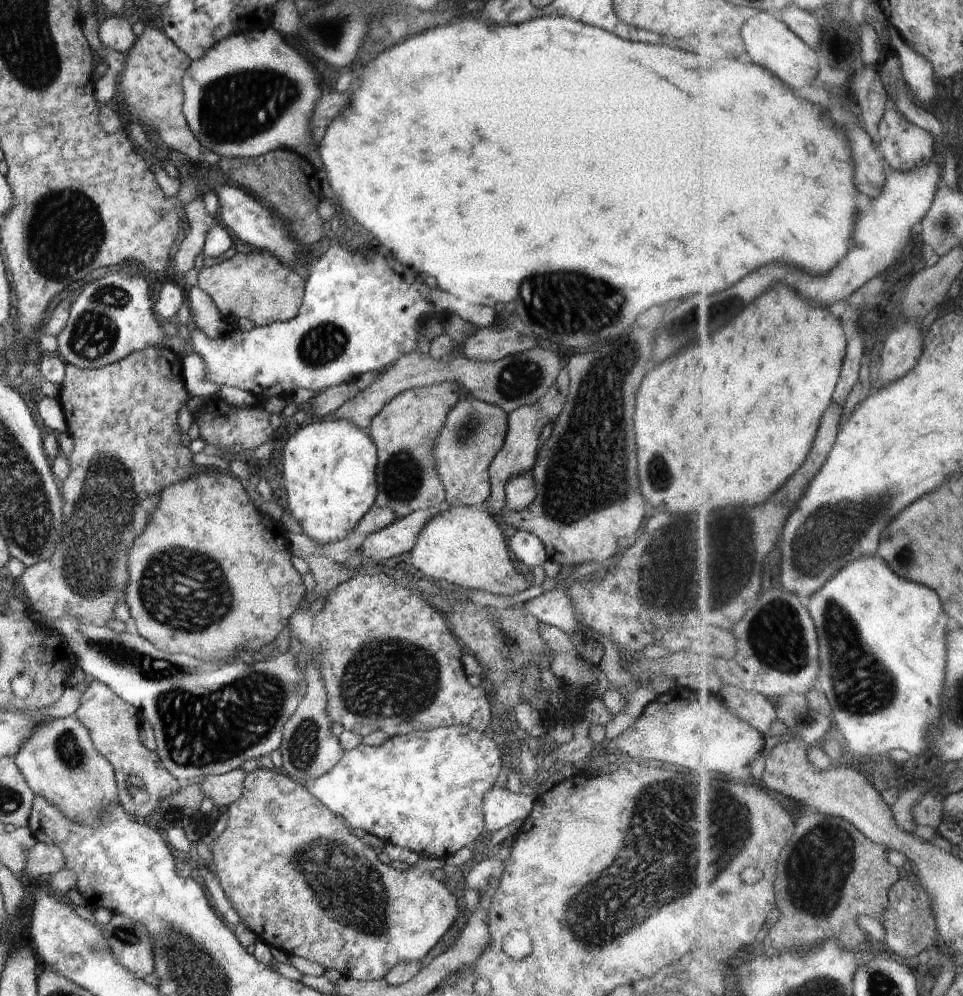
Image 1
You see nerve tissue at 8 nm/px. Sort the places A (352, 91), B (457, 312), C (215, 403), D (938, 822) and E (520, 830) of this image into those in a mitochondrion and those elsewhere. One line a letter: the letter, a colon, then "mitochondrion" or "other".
A: other
B: other
C: other
D: other
E: other

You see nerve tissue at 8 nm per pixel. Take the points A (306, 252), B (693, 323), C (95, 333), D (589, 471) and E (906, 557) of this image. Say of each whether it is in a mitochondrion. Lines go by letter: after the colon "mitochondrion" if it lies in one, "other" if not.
A: other
B: mitochondrion
C: mitochondrion
D: mitochondrion
E: mitochondrion

